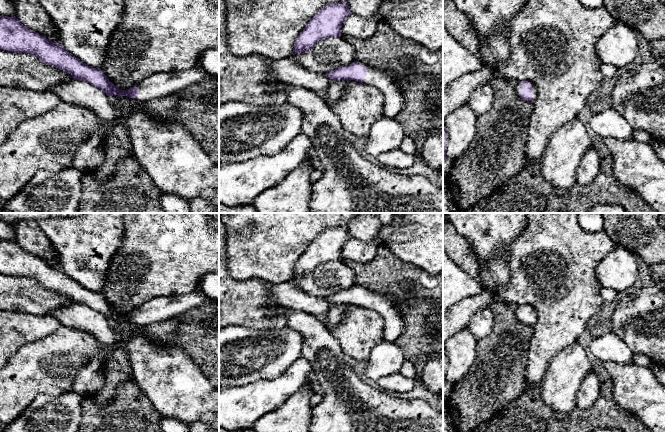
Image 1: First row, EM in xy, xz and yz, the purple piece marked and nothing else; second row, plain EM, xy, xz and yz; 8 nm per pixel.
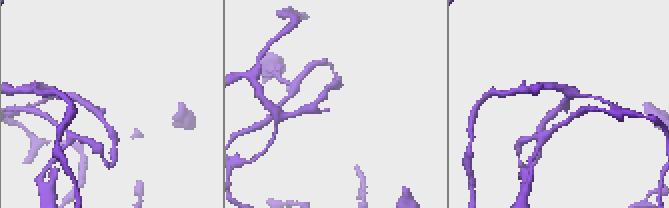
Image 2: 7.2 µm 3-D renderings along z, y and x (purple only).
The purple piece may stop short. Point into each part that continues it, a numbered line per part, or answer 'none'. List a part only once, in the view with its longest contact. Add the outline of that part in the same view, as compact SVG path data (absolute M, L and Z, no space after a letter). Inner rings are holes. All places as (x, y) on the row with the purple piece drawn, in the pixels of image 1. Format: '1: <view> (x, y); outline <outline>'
1: xz (383, 80); outline M358 62L358 65L366 67L366 77L361 83L378 88L384 95L383 117L395 119L404 105L404 93L398 81L391 72L376 69L363 62Z

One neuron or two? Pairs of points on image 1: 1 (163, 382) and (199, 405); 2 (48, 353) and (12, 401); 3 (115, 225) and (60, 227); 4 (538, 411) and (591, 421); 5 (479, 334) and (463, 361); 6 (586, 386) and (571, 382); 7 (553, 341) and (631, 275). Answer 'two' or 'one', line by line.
1: one
2: one
3: one
4: one
5: two
6: two
7: two

